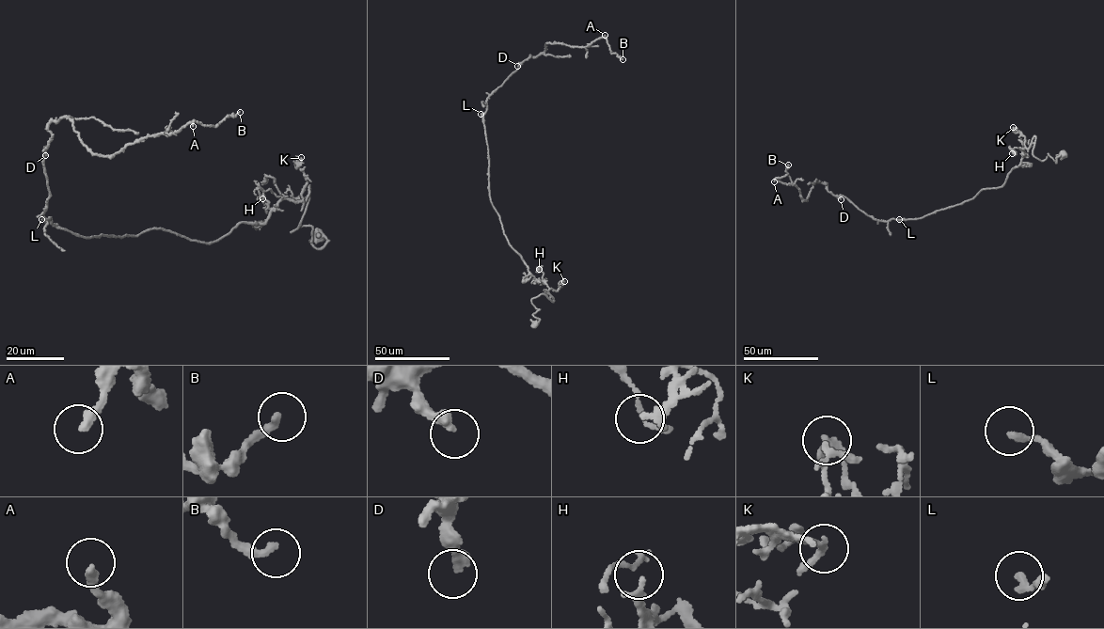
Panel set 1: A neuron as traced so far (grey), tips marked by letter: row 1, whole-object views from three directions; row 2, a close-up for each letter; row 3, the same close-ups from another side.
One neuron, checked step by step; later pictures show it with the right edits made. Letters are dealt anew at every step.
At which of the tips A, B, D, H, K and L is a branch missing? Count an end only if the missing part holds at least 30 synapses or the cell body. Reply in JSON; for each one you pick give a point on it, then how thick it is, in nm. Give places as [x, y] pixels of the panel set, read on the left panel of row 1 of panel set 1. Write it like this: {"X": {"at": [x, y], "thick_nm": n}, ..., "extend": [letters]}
{"A": {"at": [193, 126], "thick_nm": 260}, "B": {"at": [240, 112], "thick_nm": 260}, "extend": ["A", "B"]}

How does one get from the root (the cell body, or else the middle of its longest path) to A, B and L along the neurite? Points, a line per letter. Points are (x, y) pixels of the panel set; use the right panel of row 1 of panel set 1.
A: (1063, 153), (1037, 159), (1033, 136), (1001, 186), (906, 220), (875, 219), (819, 180), (805, 200), (774, 181)
B: (1063, 153), (1037, 159), (1033, 136), (1001, 186), (884, 221), (819, 180), (802, 199), (776, 179), (788, 165)
L: (1063, 153), (1056, 163), (1048, 153), (1037, 159), (1033, 136), (1001, 186), (922, 217), (899, 219)

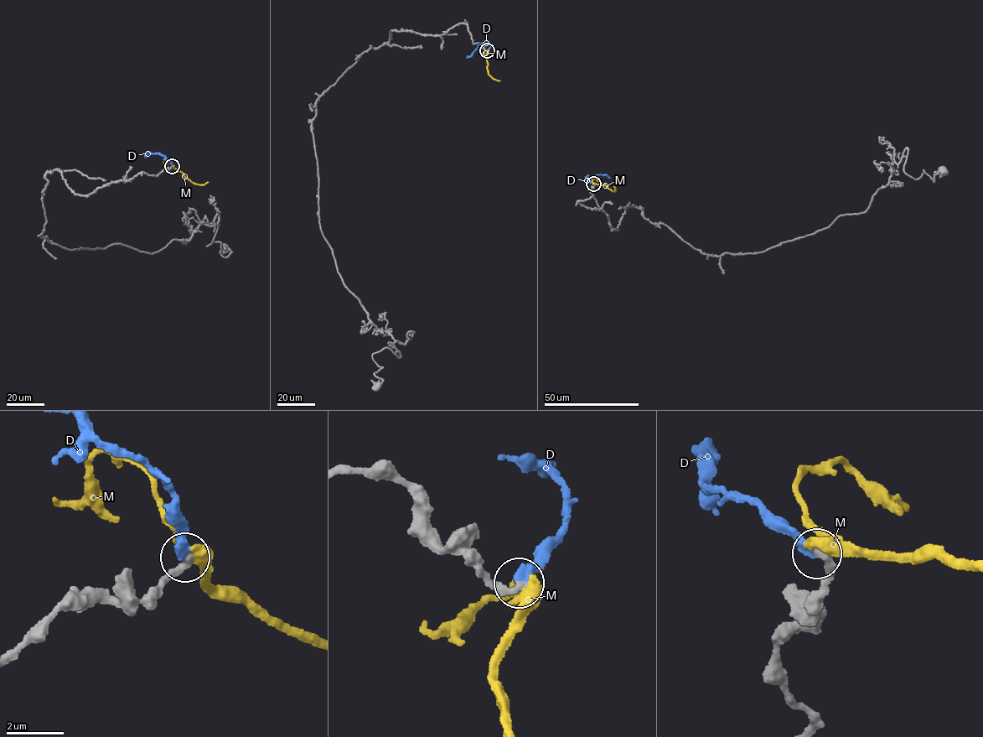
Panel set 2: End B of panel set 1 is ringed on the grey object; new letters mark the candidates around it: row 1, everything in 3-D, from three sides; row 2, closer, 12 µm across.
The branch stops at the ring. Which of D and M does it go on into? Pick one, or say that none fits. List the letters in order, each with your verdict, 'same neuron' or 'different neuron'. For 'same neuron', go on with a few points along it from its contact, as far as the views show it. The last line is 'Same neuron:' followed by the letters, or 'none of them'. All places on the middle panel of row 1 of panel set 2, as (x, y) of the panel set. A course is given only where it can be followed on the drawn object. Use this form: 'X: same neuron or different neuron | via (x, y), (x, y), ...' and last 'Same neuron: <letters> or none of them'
D: same neuron | via (488, 50), (490, 47), (488, 43), (478, 44), (466, 58)
M: different neuron
Same neuron: D

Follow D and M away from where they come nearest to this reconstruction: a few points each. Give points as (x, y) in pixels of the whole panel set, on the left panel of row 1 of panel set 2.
D: (173, 166), (171, 161), (157, 153), (150, 153), (145, 157)
M: (173, 166), (193, 182), (200, 184), (208, 182)

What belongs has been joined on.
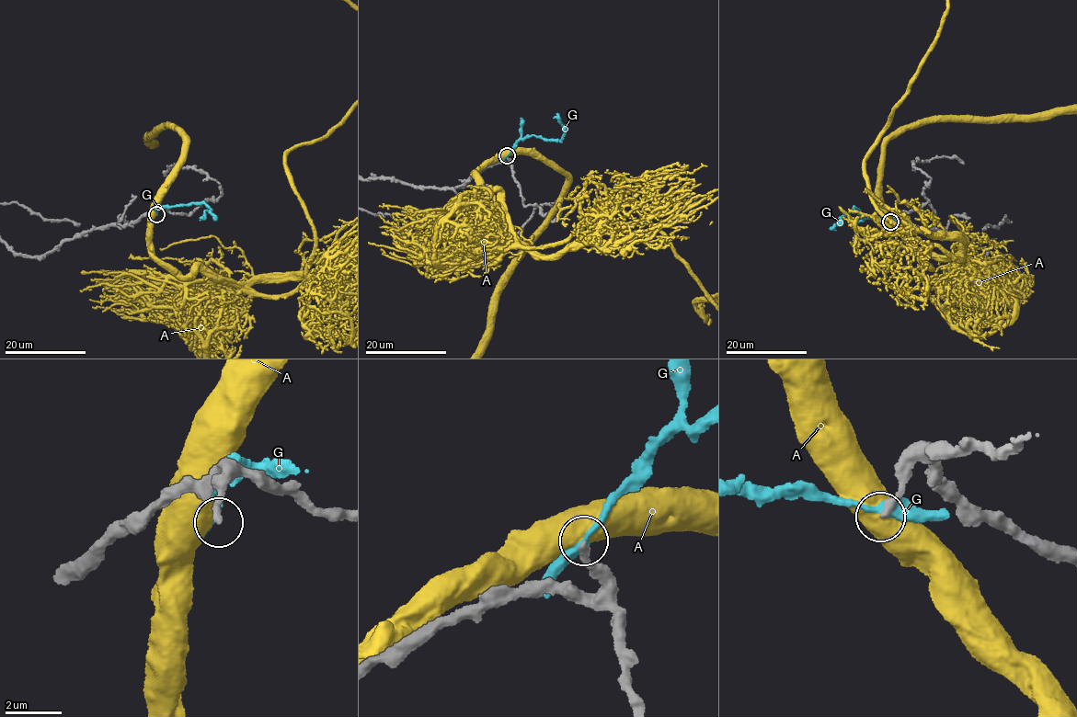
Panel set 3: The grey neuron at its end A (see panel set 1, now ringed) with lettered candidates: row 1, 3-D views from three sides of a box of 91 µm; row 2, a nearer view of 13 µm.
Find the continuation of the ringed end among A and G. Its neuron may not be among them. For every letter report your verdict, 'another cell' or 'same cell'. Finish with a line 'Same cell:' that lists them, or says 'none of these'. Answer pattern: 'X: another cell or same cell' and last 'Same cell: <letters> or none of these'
A: another cell
G: another cell
Same cell: none of these

